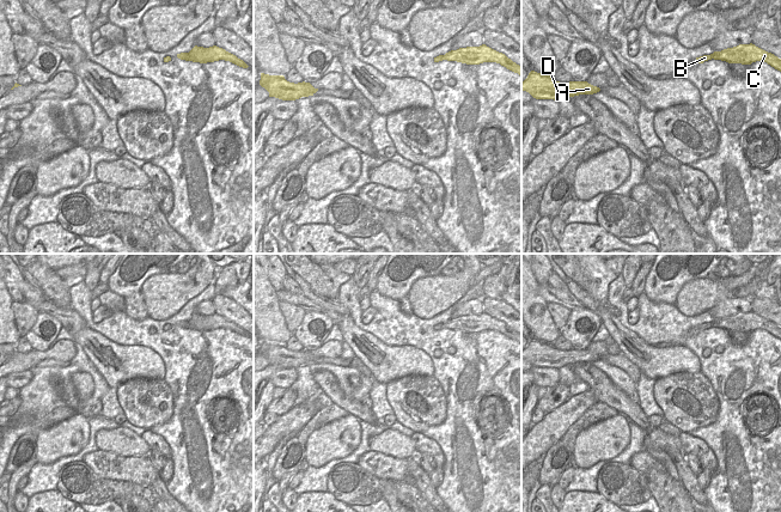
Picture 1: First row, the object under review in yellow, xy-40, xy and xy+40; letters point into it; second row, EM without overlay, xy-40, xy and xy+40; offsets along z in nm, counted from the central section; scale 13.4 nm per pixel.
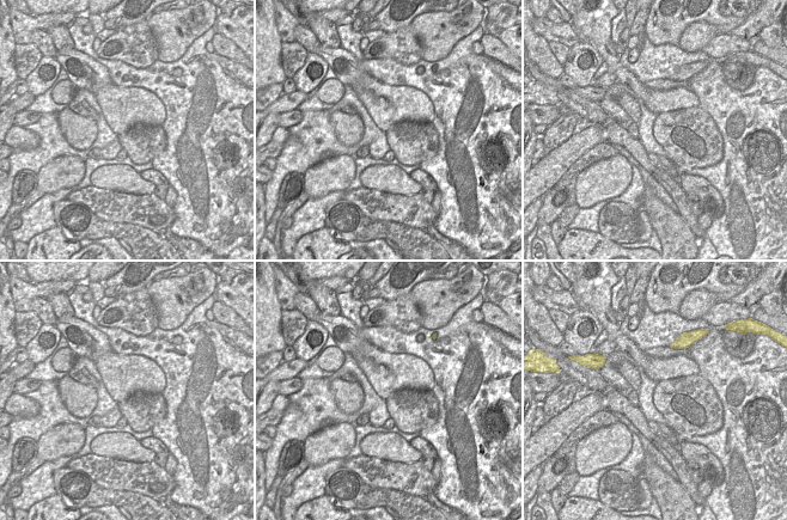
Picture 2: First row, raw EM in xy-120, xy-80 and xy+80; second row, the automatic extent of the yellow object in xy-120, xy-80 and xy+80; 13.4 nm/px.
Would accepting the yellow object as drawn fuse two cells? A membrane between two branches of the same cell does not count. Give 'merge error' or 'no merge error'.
no merge error

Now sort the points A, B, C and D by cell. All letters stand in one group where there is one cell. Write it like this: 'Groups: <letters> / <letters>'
Groups: A B C D

